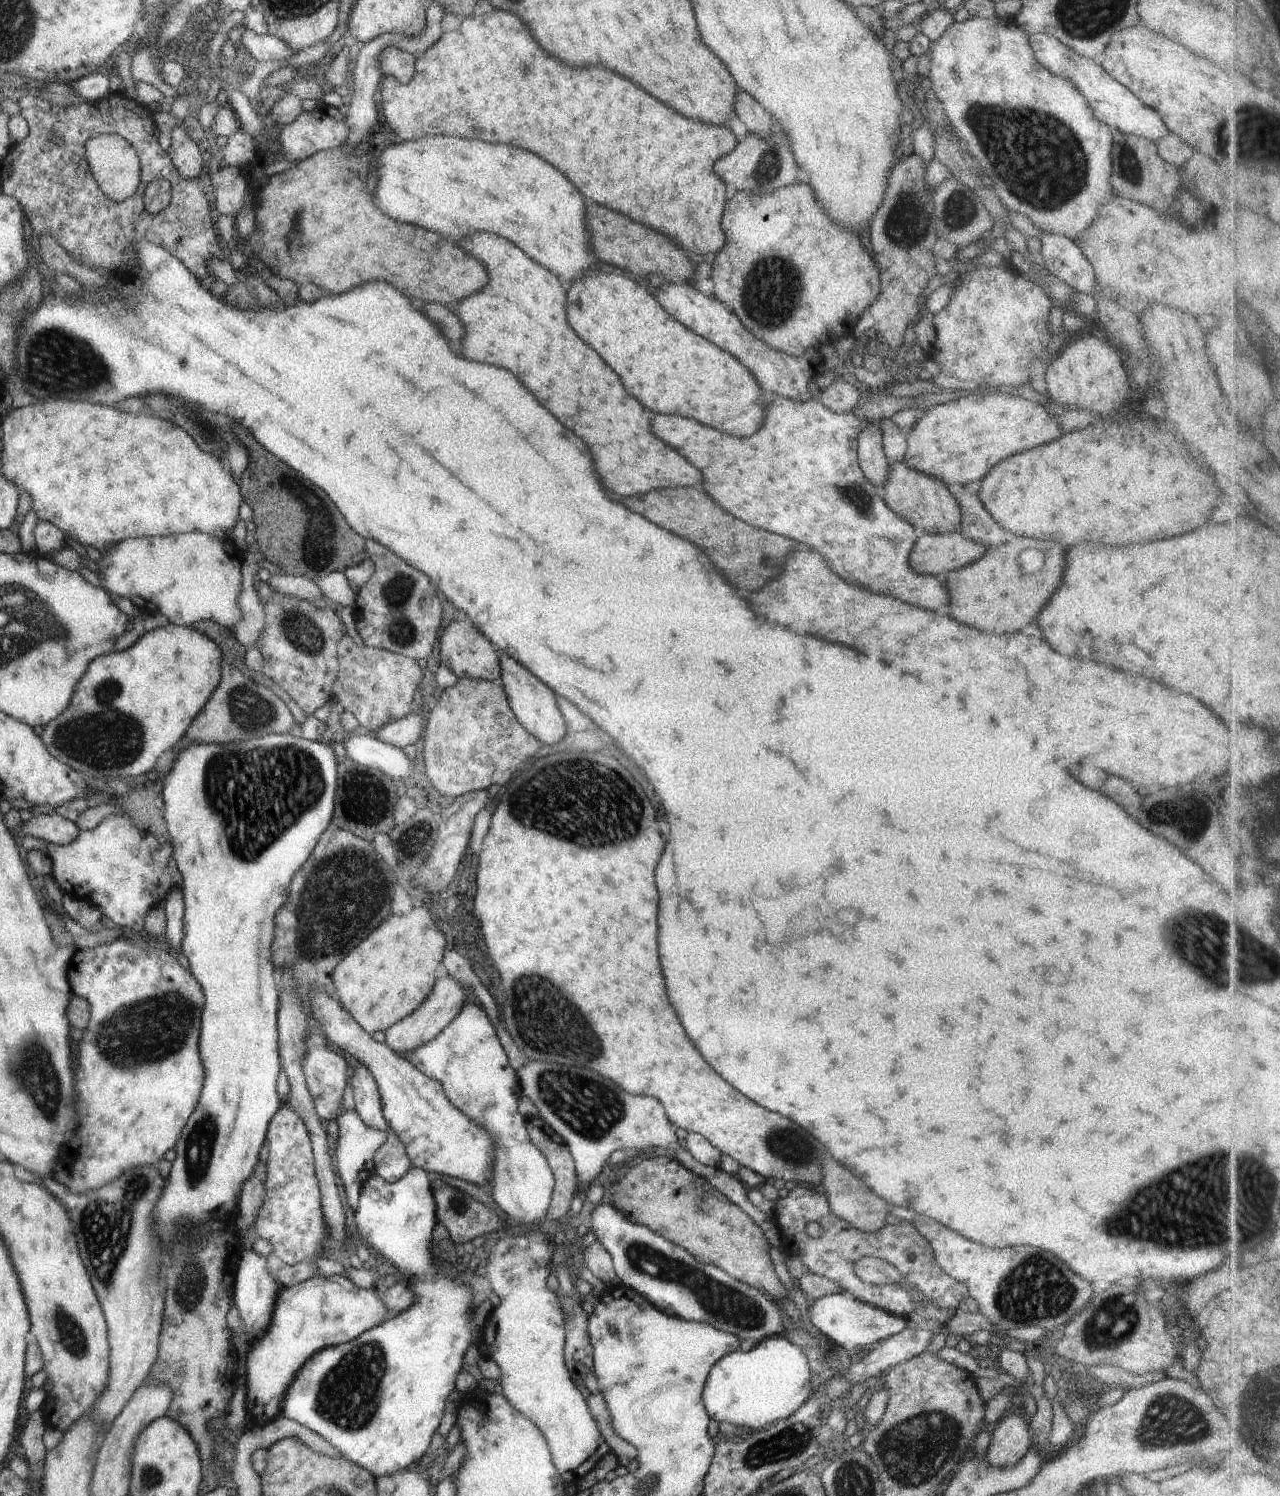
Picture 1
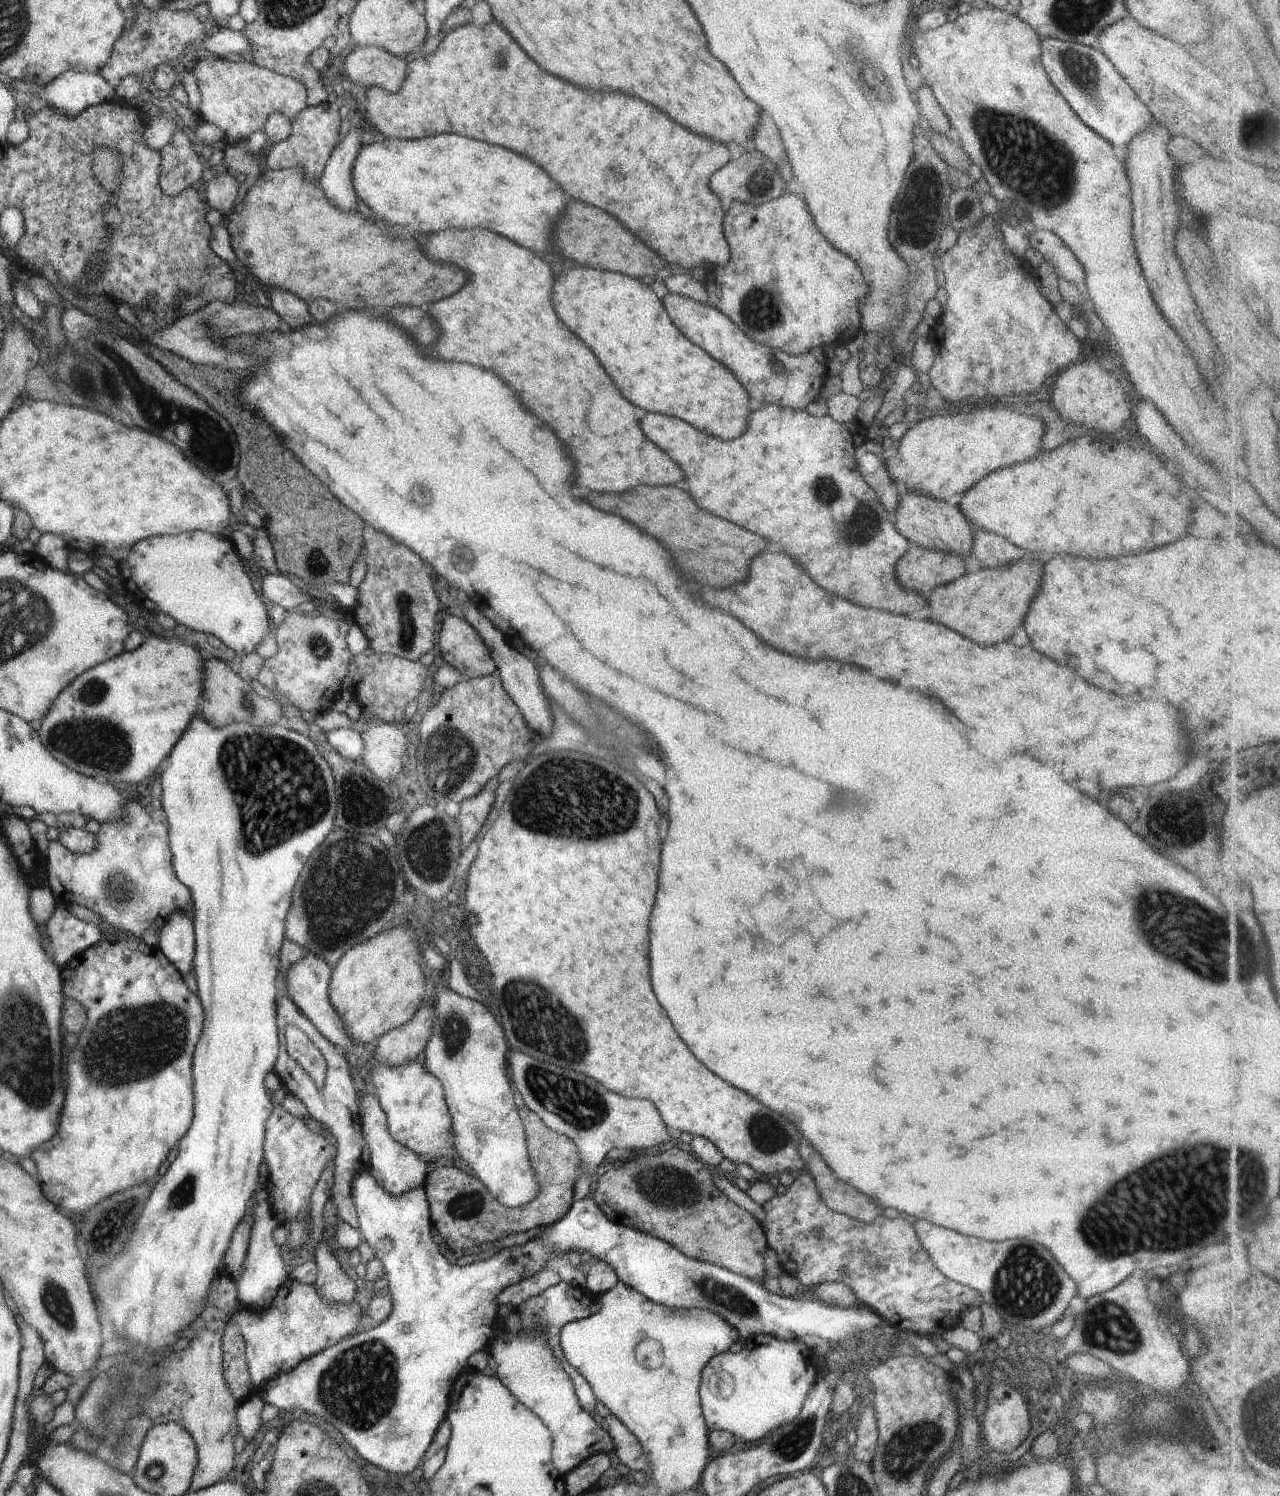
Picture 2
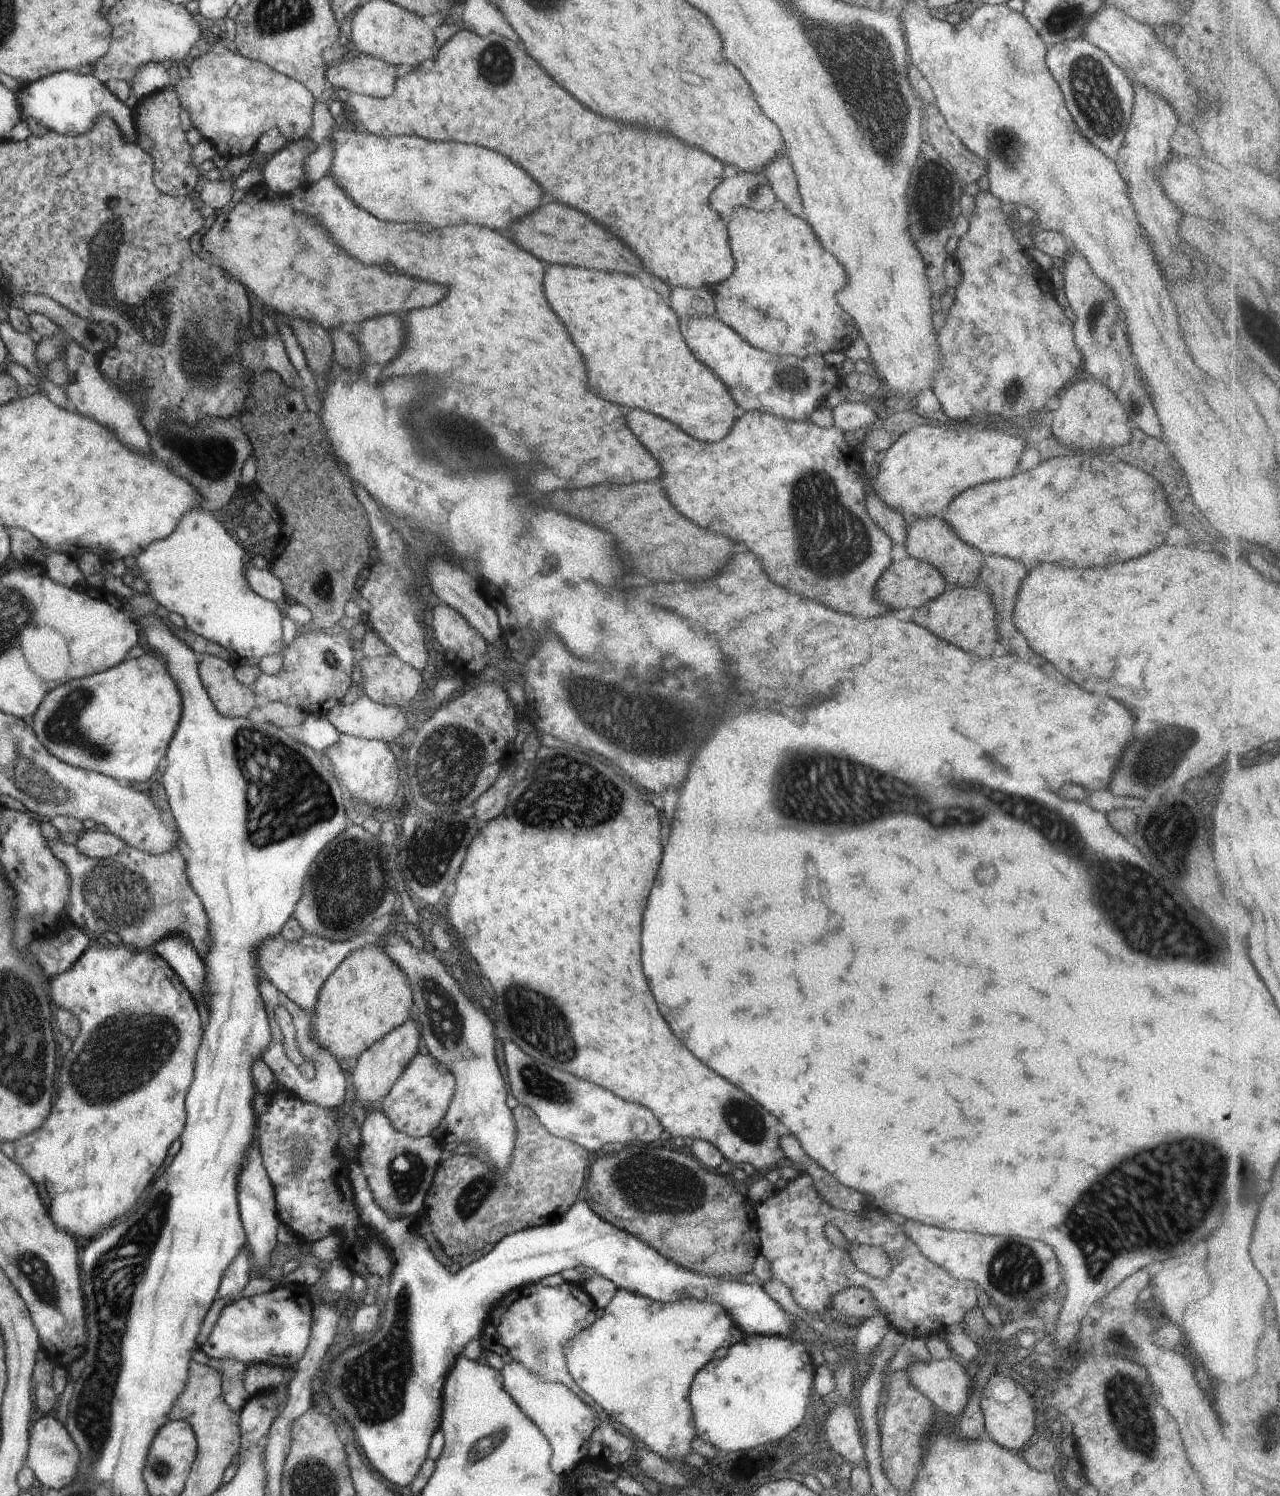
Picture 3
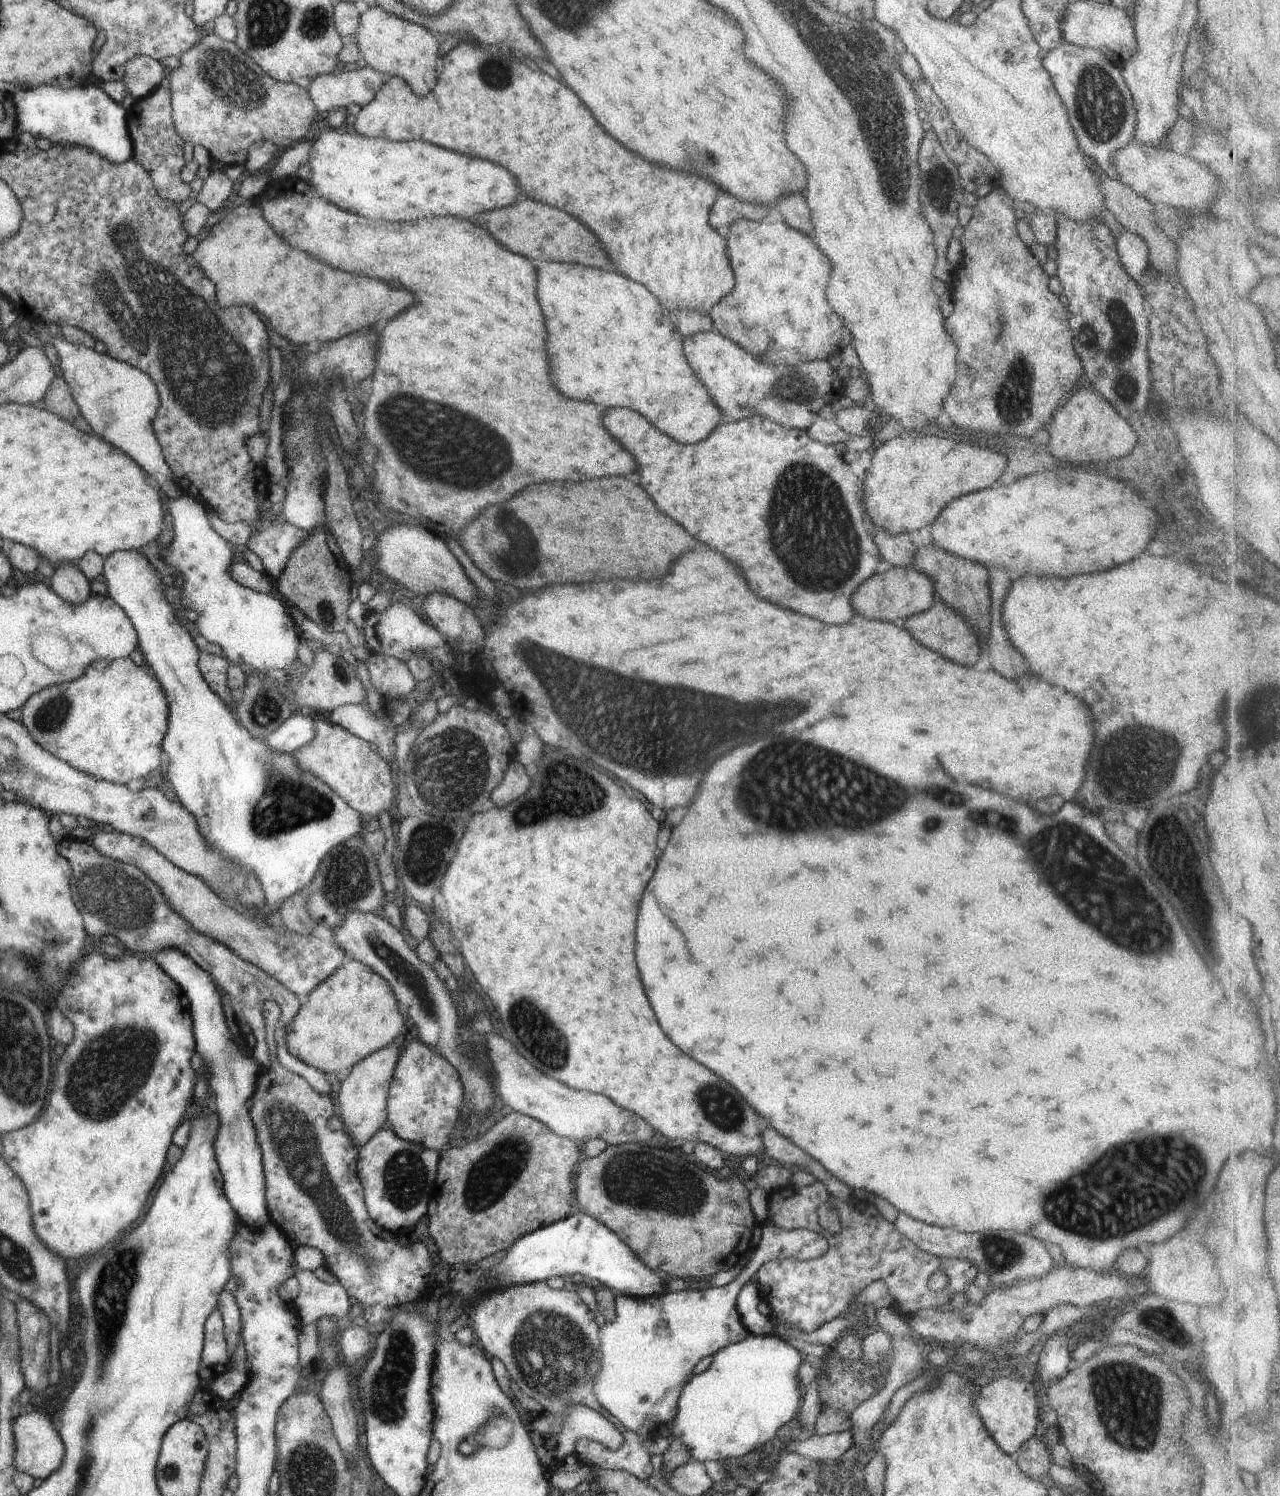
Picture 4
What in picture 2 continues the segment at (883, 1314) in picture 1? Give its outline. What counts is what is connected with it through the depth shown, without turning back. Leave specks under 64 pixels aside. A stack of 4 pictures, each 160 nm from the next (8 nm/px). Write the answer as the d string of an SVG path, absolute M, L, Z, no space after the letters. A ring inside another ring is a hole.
M359 1172L354 1173L351 1180L351 1199L354 1203L355 1209L359 1213L360 1228L355 1229L348 1223L340 1222L335 1228L334 1238L336 1238L336 1242L338 1242L338 1246L340 1246L340 1248L344 1248L344 1250L348 1251L356 1250L359 1242L364 1240L364 1242L372 1248L375 1258L379 1258L382 1261L382 1264L384 1265L385 1278L388 1279L390 1290L389 1295L393 1301L390 1316L373 1329L368 1329L363 1333L356 1332L356 1334L337 1342L336 1346L329 1346L320 1352L320 1354L315 1354L314 1356L308 1357L306 1360L299 1362L292 1370L280 1373L274 1378L271 1378L271 1380L268 1379L259 1388L258 1396L260 1396L265 1403L267 1402L268 1404L272 1404L272 1406L276 1406L278 1410L286 1410L286 1412L291 1411L292 1413L294 1408L301 1408L304 1412L306 1412L306 1414L310 1414L310 1416L317 1416L318 1418L322 1418L322 1420L326 1420L328 1424L332 1424L332 1426L334 1426L334 1428L336 1428L336 1430L344 1436L344 1438L350 1443L350 1446L352 1446L352 1448L354 1448L354 1450L356 1450L356 1452L358 1452L358 1454L366 1460L366 1462L374 1464L374 1466L378 1466L378 1468L382 1468L382 1470L386 1470L386 1472L390 1472L390 1474L402 1474L402 1476L406 1476L406 1474L410 1474L413 1470L416 1470L416 1466L420 1464L420 1460L422 1460L424 1452L426 1452L426 1450L428 1450L428 1446L432 1444L436 1431L440 1428L440 1425L444 1421L449 1420L447 1410L449 1407L449 1396L454 1381L463 1370L468 1368L467 1360L470 1358L470 1355L478 1351L486 1351L486 1348L492 1344L492 1340L494 1340L497 1336L496 1328L498 1328L498 1324L500 1324L500 1316L498 1316L498 1308L500 1305L497 1301L498 1294L500 1294L500 1292L502 1292L505 1288L508 1288L508 1286L518 1284L520 1280L530 1278L530 1276L538 1274L538 1272L544 1270L544 1268L548 1268L547 1262L561 1253L568 1254L569 1252L576 1251L581 1255L584 1252L589 1252L593 1260L604 1261L607 1265L610 1265L612 1270L616 1273L617 1279L620 1283L629 1286L637 1293L643 1294L649 1301L655 1302L656 1304L668 1306L668 1308L673 1309L710 1310L710 1312L721 1316L728 1324L730 1324L730 1326L733 1326L739 1332L740 1339L743 1342L749 1340L753 1335L772 1335L785 1341L791 1341L800 1338L800 1336L804 1336L804 1334L815 1334L816 1336L820 1336L820 1338L824 1338L824 1340L828 1340L836 1347L838 1341L846 1338L846 1336L858 1336L860 1332L864 1332L864 1330L873 1330L872 1328L877 1328L879 1324L884 1321L872 1309L862 1303L858 1303L852 1307L842 1308L825 1303L824 1301L818 1302L818 1300L816 1300L816 1302L814 1302L814 1300L805 1299L801 1295L795 1297L783 1297L778 1293L773 1294L771 1291L768 1291L765 1287L763 1287L759 1280L752 1280L746 1278L745 1276L737 1275L725 1268L711 1265L710 1263L705 1263L704 1261L700 1262L694 1260L693 1258L684 1256L684 1254L682 1254L678 1249L659 1238L641 1233L639 1230L618 1224L617 1222L612 1222L612 1220L610 1220L602 1212L602 1210L598 1208L598 1205L590 1198L590 1196L573 1201L570 1210L566 1213L564 1218L561 1218L558 1222L550 1225L537 1236L527 1240L525 1244L513 1247L501 1246L500 1252L490 1254L490 1256L486 1256L485 1259L474 1261L465 1266L452 1265L448 1263L448 1260L438 1250L438 1245L434 1243L434 1240L430 1235L430 1230L432 1230L434 1224L431 1221L431 1210L429 1209L429 1202L427 1201L427 1196L423 1188L417 1188L401 1194L398 1197L393 1197L390 1196L375 1181L375 1178L369 1172Z

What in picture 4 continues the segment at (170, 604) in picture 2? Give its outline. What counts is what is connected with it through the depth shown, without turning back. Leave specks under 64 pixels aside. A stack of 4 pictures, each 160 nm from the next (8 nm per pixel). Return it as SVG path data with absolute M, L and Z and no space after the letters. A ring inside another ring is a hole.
M162 494L161 501L172 516L172 542L162 560L183 574L182 604L198 612L198 630L208 642L222 648L225 658L235 665L248 665L268 672L276 669L289 673L298 662L296 648L302 640L301 629L289 609L271 594L264 594L239 585L229 573L232 552L228 541L210 525L206 505L190 495L170 499Z

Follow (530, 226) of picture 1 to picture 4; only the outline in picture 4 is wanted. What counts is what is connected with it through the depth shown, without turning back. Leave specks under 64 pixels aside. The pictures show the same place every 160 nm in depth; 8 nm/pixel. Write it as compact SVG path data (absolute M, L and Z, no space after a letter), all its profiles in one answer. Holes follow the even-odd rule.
M330 129L311 143L312 177L306 182L324 200L366 218L392 222L450 214L472 218L486 210L510 206L520 192L504 168L486 160L466 158L428 142L396 142L337 132Z

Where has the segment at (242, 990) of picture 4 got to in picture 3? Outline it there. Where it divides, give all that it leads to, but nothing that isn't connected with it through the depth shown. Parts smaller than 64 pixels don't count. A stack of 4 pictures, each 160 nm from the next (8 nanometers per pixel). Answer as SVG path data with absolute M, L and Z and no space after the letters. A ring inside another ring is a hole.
M60 838L56 840L48 840L48 842L48 846L52 851L52 854L66 867L66 870L71 878L69 888L69 905L66 907L69 920L79 929L86 930L85 934L87 936L91 936L92 934L102 934L102 932L109 930L110 932L115 932L118 934L118 936L120 936L120 940L122 940L123 944L127 947L133 948L134 950L144 951L151 950L158 941L161 941L168 935L183 935L196 949L196 952L199 954L200 958L204 958L207 955L211 945L211 936L209 935L209 930L207 929L209 920L206 911L204 910L203 904L201 903L200 897L196 894L196 891L193 889L193 886L190 884L189 878L187 877L186 856L182 852L182 847L179 847L178 844L170 852L161 855L148 854L147 852L139 851L138 849L135 849L127 844L125 851L121 852L119 855L110 857L106 860L100 860L87 857L85 854L82 854L74 845L66 844L61 841ZM262 973L260 974L258 988L258 992L265 1004L265 1011L267 1012L271 1030L269 1049L266 1050L266 1054L262 1054L261 1059L272 1071L276 1083L281 1084L286 1090L306 1102L313 1102L320 1106L337 1110L336 1107L342 1105L345 1098L349 1097L349 1080L342 1072L338 1060L336 1060L326 1049L318 1046L318 1043L315 1043L311 1038L309 1031L311 1023L310 1014L308 1014L301 1006L298 1006L293 1000L290 1000L280 989L277 989ZM277 1006L283 1006L290 1013L290 1016L292 1016L295 1030L295 1041L298 1050L301 1052L301 1056L315 1068L315 1076L313 1079L307 1079L298 1070L297 1066L286 1057L286 1053L283 1049L284 1034L281 1032L281 1028L276 1022L275 1017L275 1008Z

